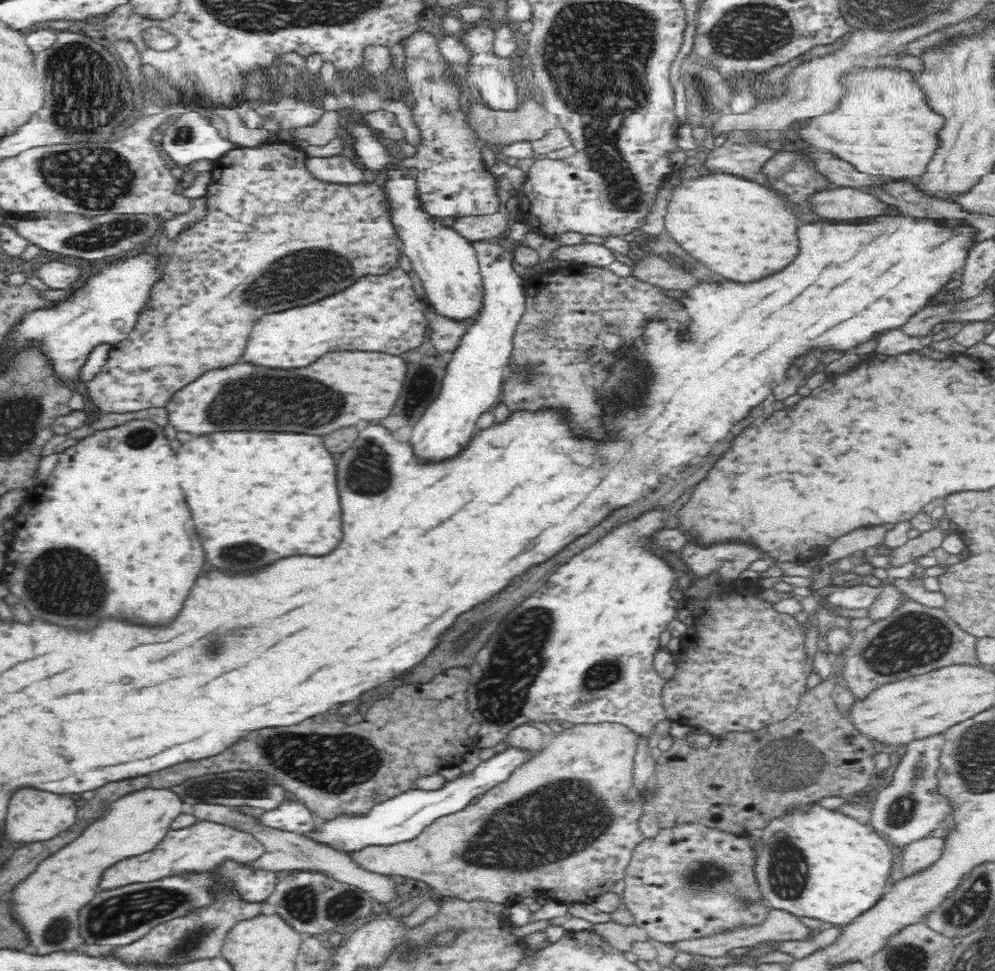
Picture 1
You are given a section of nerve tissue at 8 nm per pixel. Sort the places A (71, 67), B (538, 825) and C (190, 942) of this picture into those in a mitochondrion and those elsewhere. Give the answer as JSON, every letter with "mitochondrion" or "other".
{"A":"mitochondrion","B":"mitochondrion","C":"mitochondrion"}

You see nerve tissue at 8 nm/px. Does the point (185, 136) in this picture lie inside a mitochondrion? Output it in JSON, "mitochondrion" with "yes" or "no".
{"mitochondrion":"no"}

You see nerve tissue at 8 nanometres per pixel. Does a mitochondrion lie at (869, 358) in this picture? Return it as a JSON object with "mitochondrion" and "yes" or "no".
{"mitochondrion":"no"}

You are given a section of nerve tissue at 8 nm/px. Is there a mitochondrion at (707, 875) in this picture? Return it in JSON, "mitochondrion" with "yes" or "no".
{"mitochondrion":"yes"}

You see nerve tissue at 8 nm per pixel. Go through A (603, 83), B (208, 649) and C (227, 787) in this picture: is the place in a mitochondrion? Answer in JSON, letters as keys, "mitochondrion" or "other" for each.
{"A":"mitochondrion","B":"mitochondrion","C":"mitochondrion"}

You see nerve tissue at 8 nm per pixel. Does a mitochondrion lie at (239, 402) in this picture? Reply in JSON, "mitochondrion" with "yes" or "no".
{"mitochondrion":"yes"}

